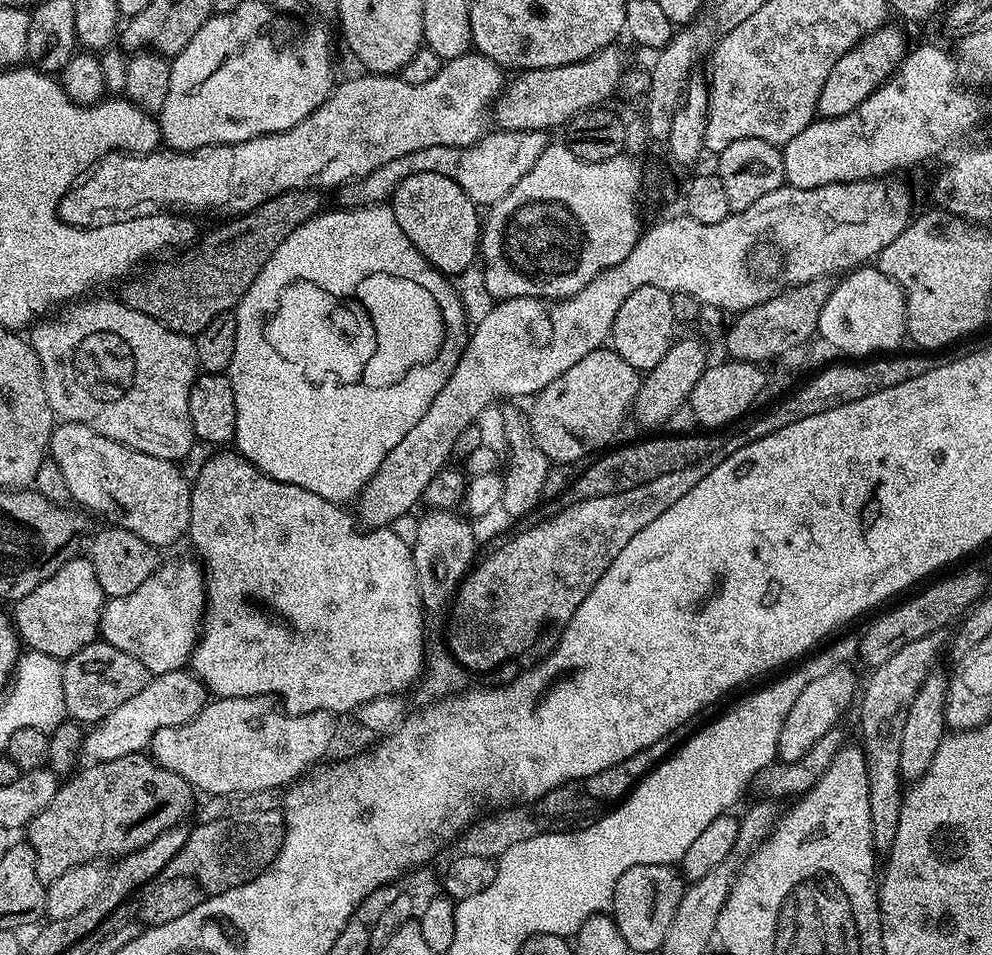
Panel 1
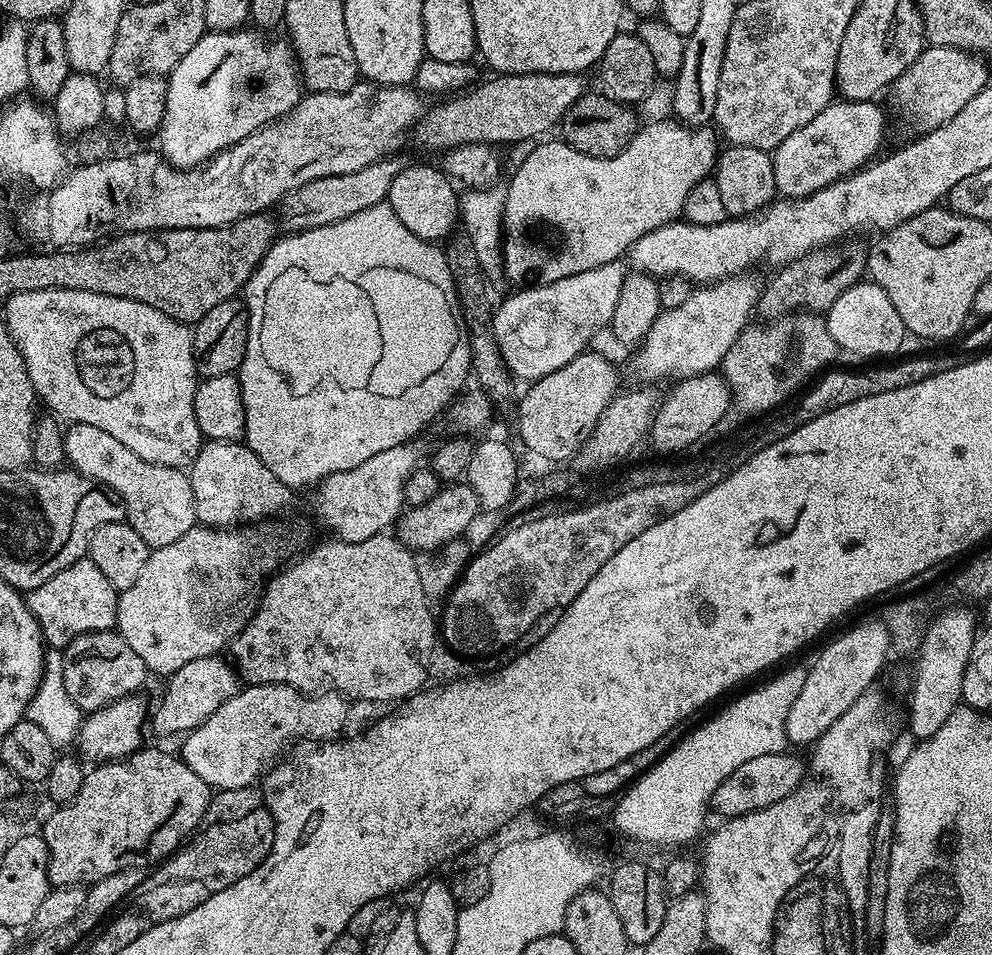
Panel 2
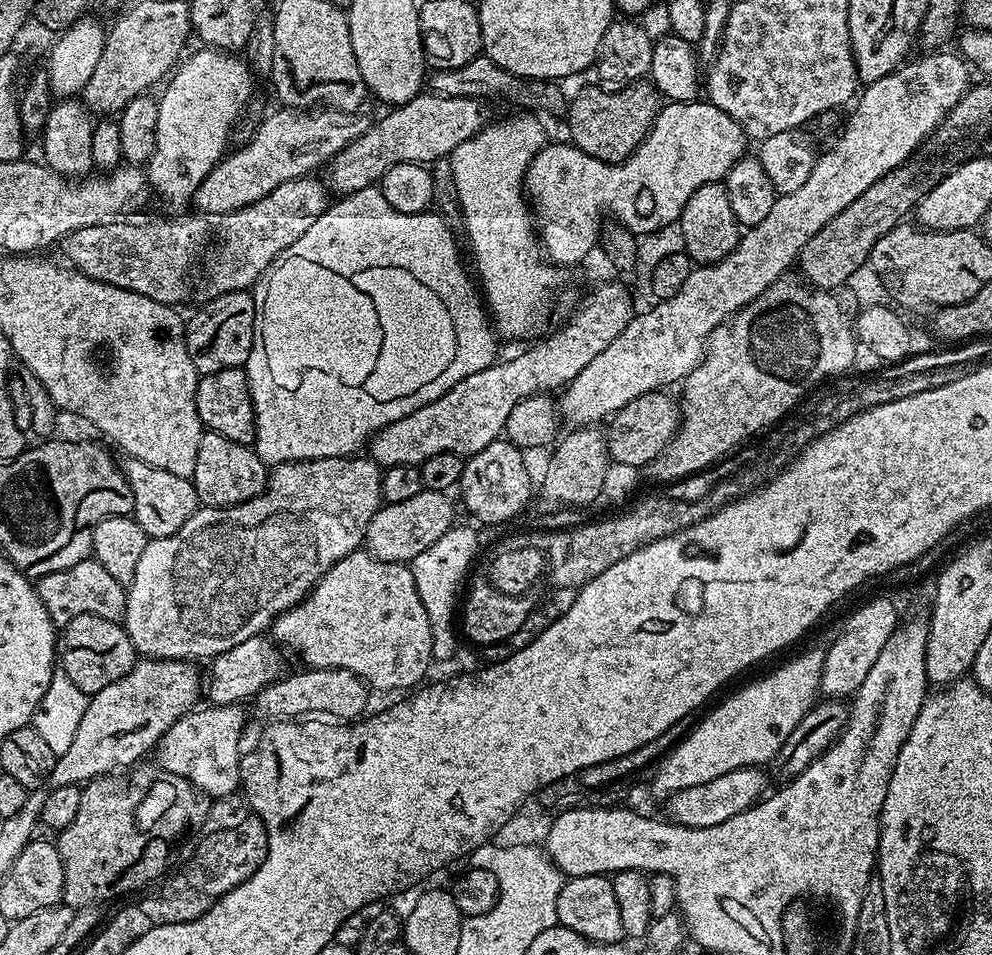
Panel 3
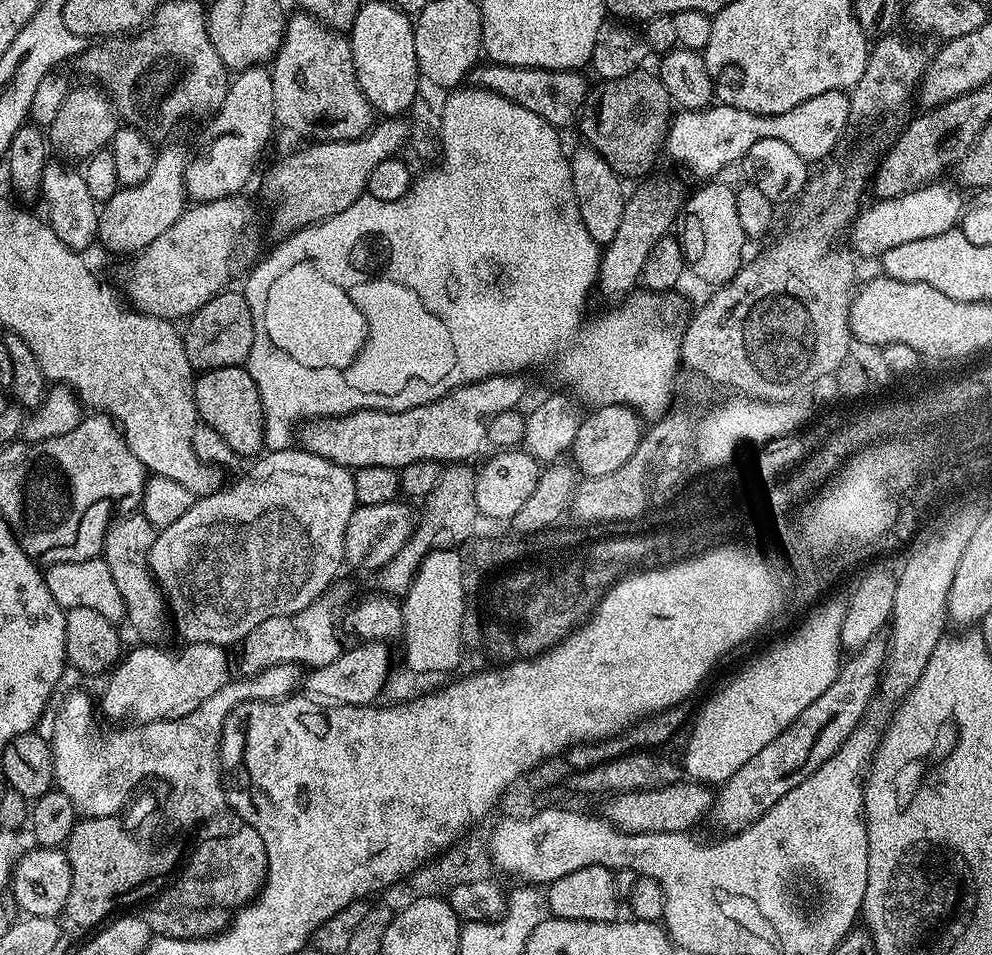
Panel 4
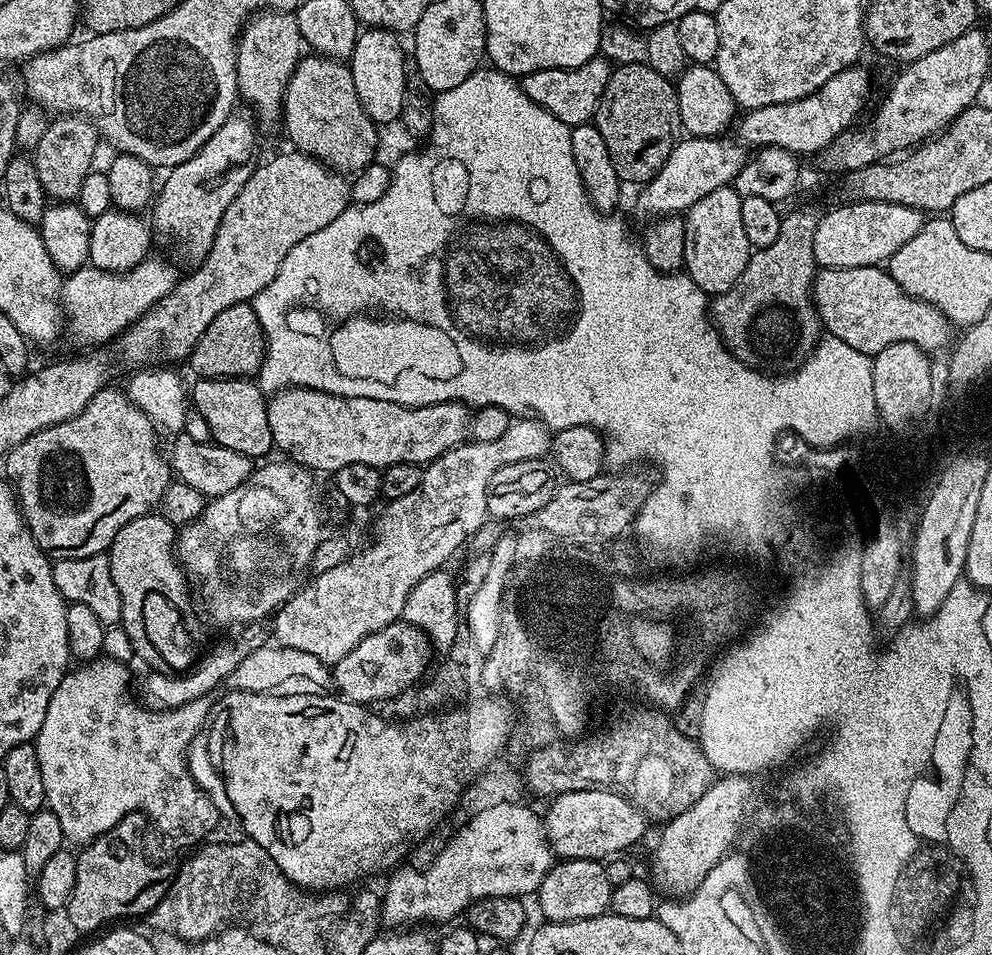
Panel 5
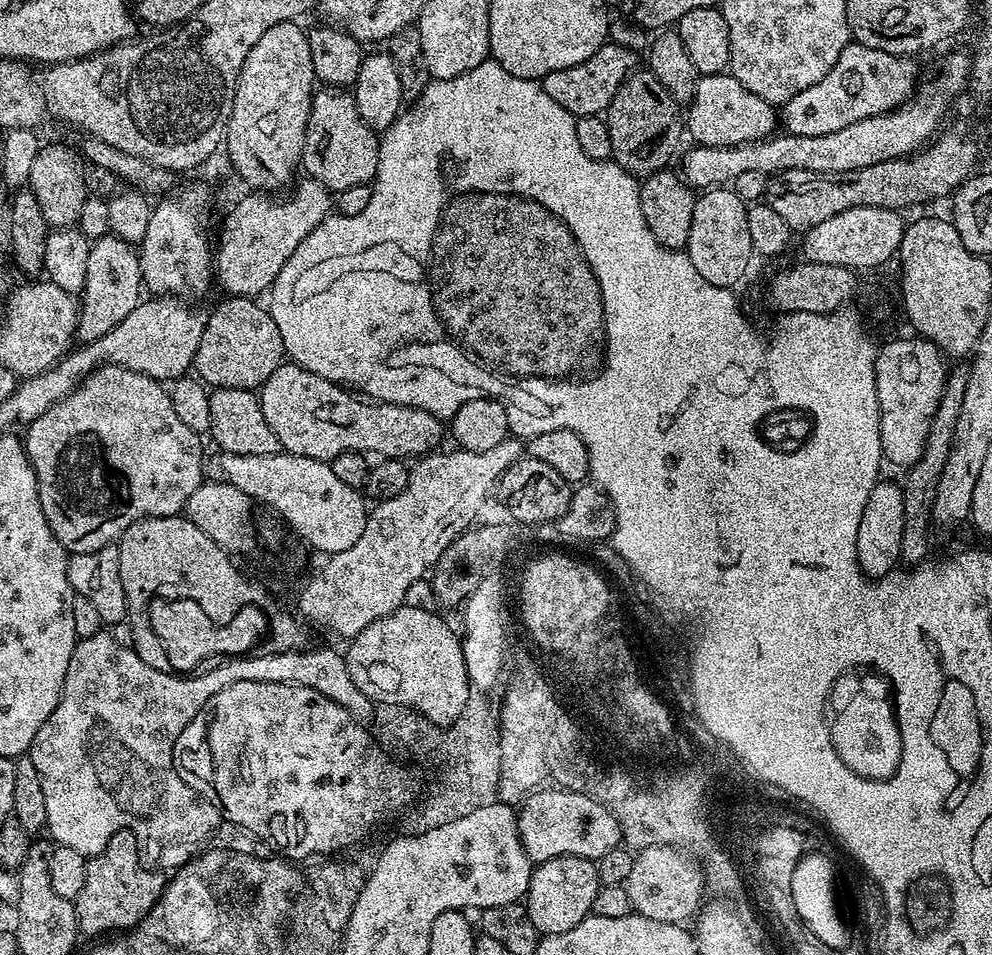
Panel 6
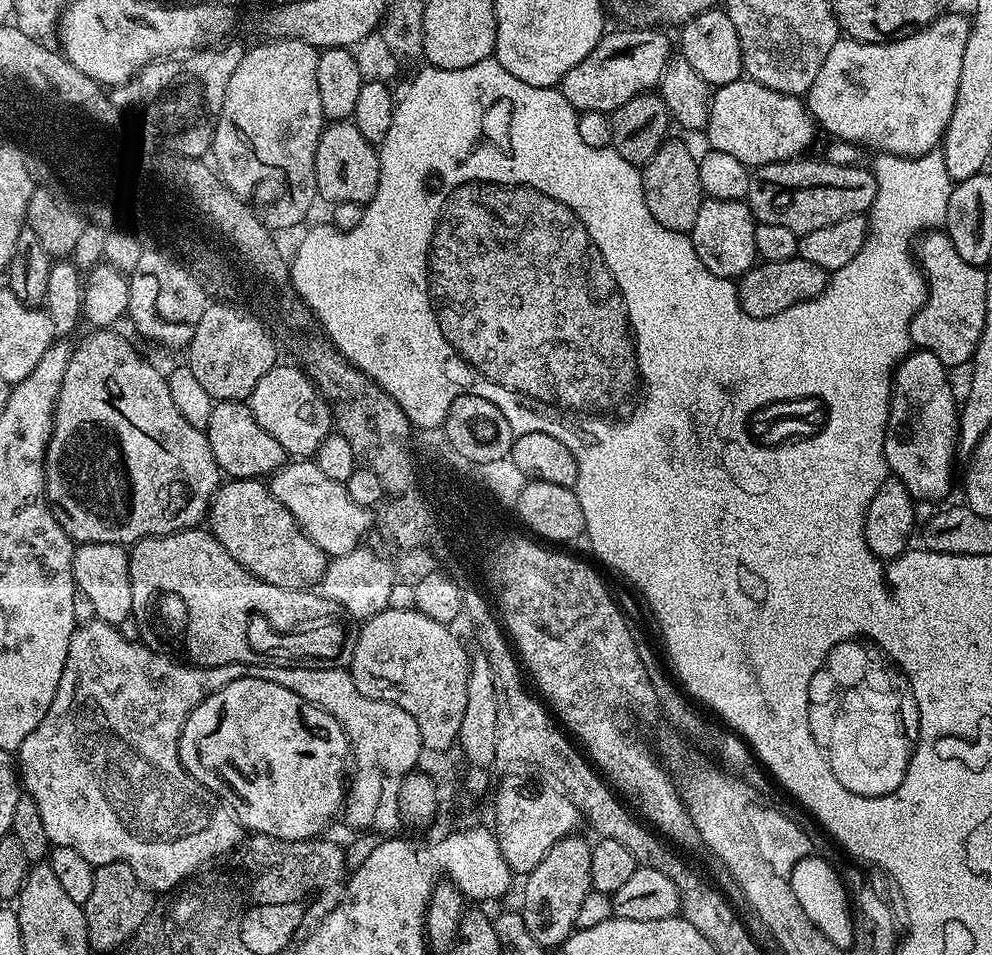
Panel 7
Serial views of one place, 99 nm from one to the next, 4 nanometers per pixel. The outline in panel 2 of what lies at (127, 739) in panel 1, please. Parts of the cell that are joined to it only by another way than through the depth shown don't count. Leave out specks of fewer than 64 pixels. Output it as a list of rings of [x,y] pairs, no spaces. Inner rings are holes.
[[[219,655],[206,658],[194,658],[194,662],[186,662],[174,675],[167,677],[164,693],[150,708],[150,730],[156,736],[176,736],[187,734],[193,728],[197,728],[222,702],[230,702],[234,694],[240,691],[242,684],[238,679],[238,673],[227,659]]]

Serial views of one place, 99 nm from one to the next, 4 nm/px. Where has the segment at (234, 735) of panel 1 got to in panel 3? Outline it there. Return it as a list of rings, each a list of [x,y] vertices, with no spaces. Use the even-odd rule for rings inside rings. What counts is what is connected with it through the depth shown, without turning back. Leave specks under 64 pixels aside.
[[[308,668],[300,671],[304,672],[296,672],[293,676],[285,675],[281,679],[275,680],[273,684],[265,686],[257,694],[254,698],[254,705],[256,704],[257,710],[262,715],[272,716],[268,718],[304,718],[309,714],[327,714],[329,717],[339,718],[344,722],[352,722],[365,715],[365,704],[369,689],[363,680],[360,680],[354,674],[350,674],[350,670],[342,670],[341,668]]]

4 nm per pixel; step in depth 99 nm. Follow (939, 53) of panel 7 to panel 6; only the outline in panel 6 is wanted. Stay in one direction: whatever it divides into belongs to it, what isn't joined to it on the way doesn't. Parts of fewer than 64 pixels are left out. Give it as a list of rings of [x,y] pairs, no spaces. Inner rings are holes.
[[[850,42],[838,54],[838,62],[830,66],[830,74],[825,74],[818,82],[814,82],[814,86],[802,90],[802,94],[794,94],[794,98],[782,105],[783,131],[789,136],[834,134],[834,130],[842,130],[842,126],[850,126],[850,122],[874,118],[883,112],[893,112],[911,100],[918,87],[916,63],[915,59],[906,56],[891,56],[886,54],[886,50],[874,50],[870,46]]]

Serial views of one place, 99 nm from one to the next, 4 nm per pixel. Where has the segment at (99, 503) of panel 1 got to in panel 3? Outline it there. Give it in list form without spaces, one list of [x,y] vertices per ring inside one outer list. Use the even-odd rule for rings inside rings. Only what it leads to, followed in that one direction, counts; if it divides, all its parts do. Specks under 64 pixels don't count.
[[[125,459],[122,464],[124,476],[128,479],[130,490],[134,494],[132,516],[142,526],[145,537],[157,540],[174,534],[196,513],[198,501],[196,488],[187,476],[170,474],[170,470],[158,470],[141,460]],[[126,461],[126,462],[125,462]]]

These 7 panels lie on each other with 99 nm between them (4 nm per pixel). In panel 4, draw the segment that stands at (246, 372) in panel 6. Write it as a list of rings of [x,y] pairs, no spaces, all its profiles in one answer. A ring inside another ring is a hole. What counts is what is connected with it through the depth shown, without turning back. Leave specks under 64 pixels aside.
[[[225,290],[220,292],[206,306],[202,306],[187,317],[182,328],[186,358],[193,369],[207,370],[222,366],[241,366],[247,361],[250,346],[254,346],[254,318],[243,291]]]

